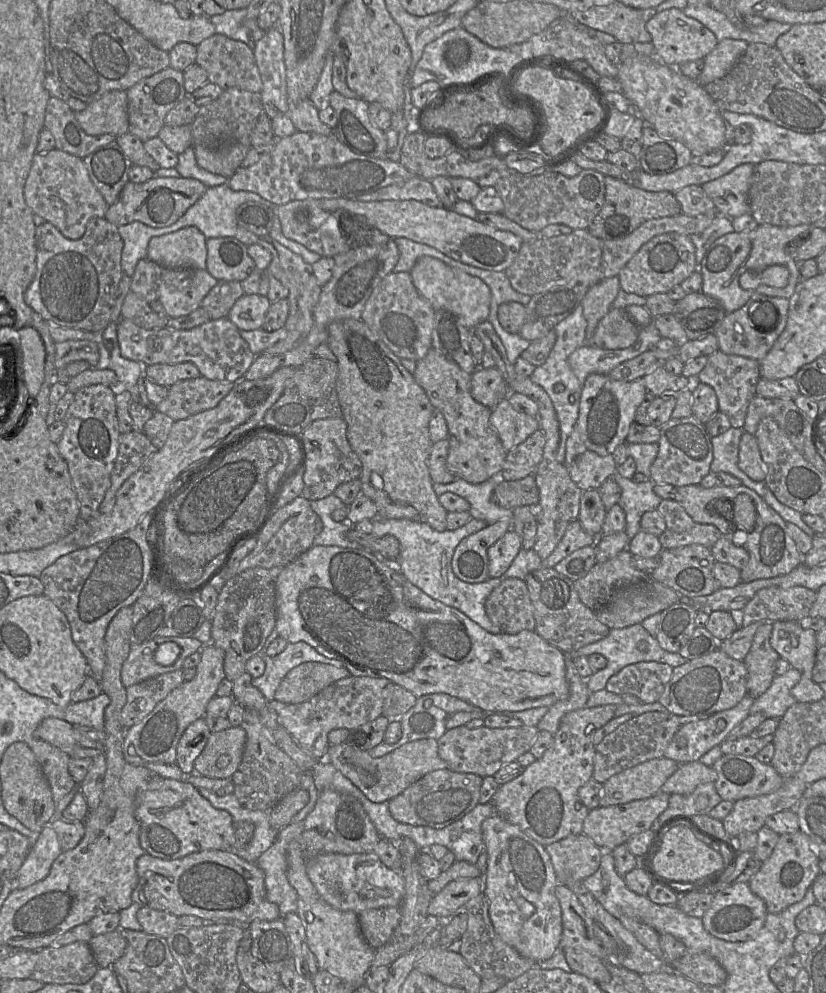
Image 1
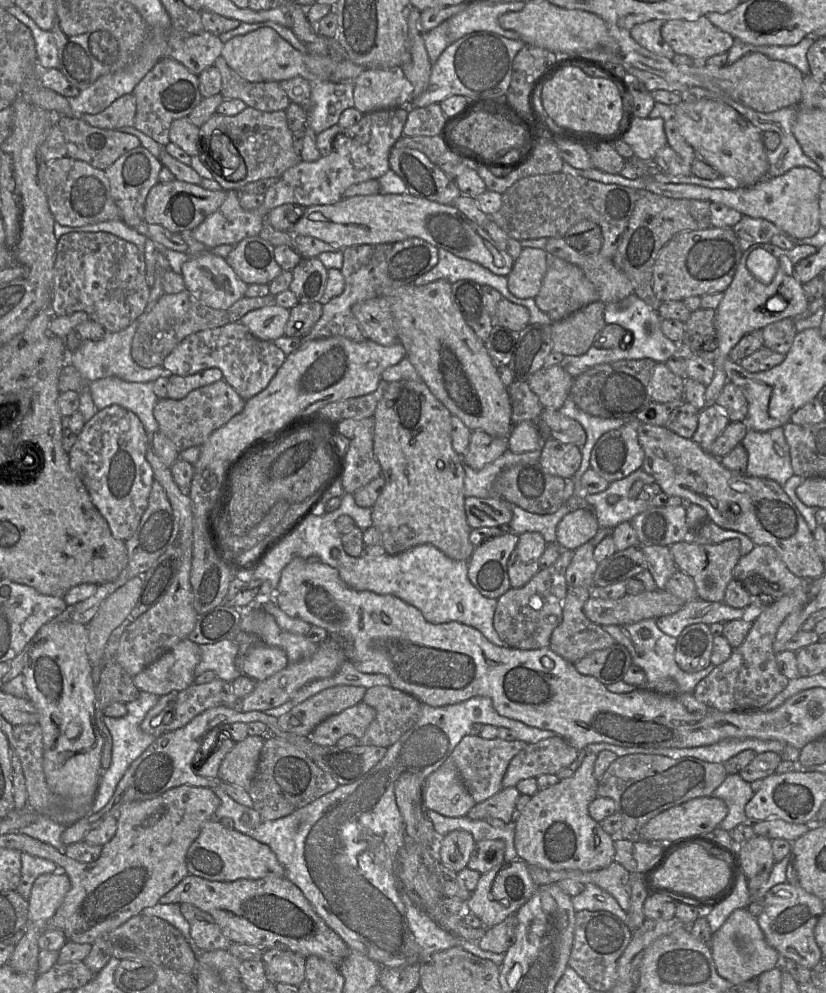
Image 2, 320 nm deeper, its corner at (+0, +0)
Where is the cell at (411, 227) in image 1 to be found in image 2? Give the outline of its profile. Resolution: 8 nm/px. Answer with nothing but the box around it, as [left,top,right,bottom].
[289,192,515,276]

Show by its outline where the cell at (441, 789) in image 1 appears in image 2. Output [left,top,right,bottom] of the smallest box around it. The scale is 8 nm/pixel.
[466,787,520,823]

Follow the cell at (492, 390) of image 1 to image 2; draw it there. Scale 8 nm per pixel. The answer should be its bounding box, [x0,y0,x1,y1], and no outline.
[507,380,544,424]

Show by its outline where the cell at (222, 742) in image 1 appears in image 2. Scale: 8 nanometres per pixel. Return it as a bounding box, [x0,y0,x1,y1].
[218,735,264,790]

